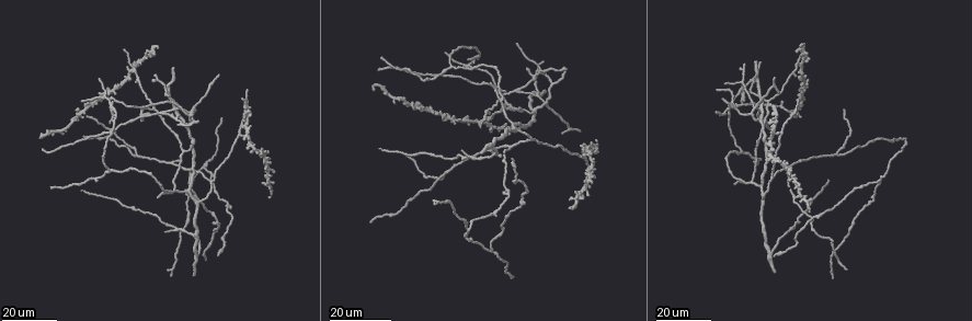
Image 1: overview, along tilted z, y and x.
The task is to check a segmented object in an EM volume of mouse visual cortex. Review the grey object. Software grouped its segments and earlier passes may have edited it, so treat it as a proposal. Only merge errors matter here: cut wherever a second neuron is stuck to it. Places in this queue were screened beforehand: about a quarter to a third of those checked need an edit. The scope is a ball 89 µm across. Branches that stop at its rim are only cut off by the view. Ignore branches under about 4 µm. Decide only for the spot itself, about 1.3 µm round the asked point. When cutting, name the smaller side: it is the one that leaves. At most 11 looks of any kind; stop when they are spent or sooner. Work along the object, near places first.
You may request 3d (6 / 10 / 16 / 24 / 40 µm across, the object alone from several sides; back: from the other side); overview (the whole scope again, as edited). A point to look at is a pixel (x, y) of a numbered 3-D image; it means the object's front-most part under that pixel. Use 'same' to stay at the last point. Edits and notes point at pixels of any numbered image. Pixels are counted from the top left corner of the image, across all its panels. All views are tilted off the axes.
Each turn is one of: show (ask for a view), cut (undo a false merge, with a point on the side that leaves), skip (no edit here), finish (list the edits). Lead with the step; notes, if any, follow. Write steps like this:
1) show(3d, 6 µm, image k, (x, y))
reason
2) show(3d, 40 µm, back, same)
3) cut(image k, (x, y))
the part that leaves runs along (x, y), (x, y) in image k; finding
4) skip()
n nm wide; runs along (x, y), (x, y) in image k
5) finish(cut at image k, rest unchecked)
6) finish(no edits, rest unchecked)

show(3d, 24 µm, image 1, (472, 160))
branch point

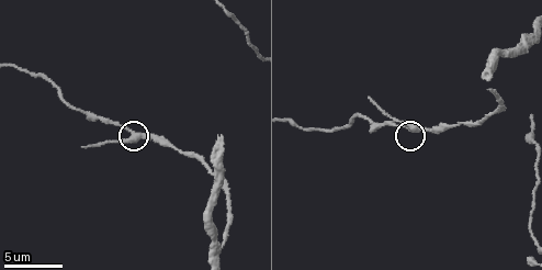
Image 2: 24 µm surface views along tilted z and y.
show(3d, 6 µm, image 2, (134, 132))

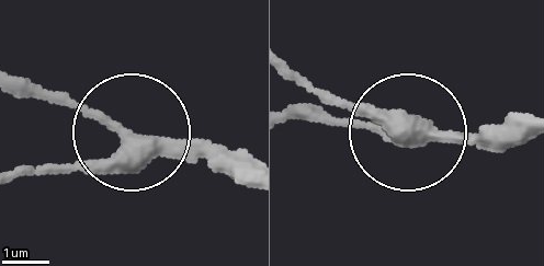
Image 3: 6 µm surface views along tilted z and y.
skip()
360 nm wide; runs along (251, 186), (128, 141), (20, 174) in image 3; continuous, no second neuron

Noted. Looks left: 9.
show(3d, 24 µm, image 1, (547, 103))
branch point

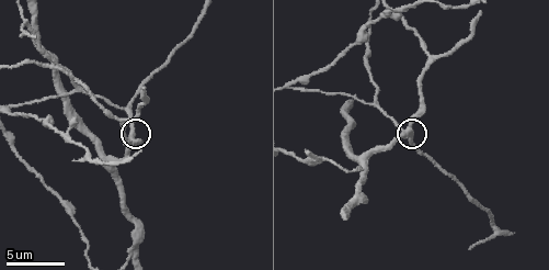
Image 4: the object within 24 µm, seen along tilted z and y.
show(3d, 6 µm, image 4, (130, 135))
closer look

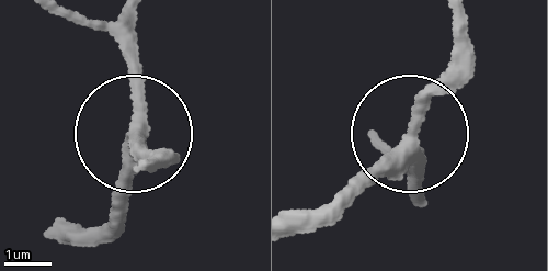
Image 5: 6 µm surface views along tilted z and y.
skip()
runs along (297, 227), (395, 151), (472, 53) in image 5; one neuron here

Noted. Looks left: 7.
show(3d, 24 µm, image 1, (109, 171))
three arms meet

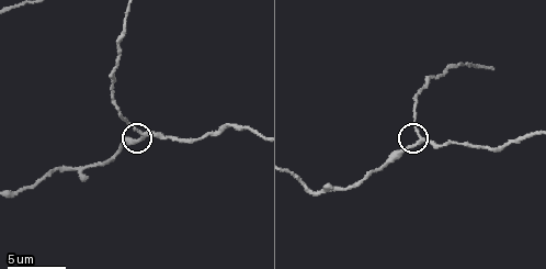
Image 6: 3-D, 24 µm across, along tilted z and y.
show(3d, 6 µm, image 6, (421, 139))

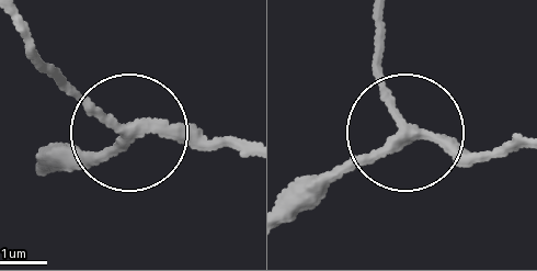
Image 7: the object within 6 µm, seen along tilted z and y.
skip()
3 arms; runs along (517, 148), (454, 155), (398, 133), (294, 212) in image 7; one neuron here

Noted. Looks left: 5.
show(3d, 10 µm, image 4, (376, 103))
three arms meet

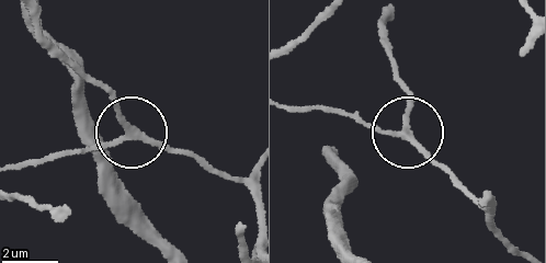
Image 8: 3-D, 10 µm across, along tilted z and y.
show(3d, 10 µm, back, image 8, (127, 133))

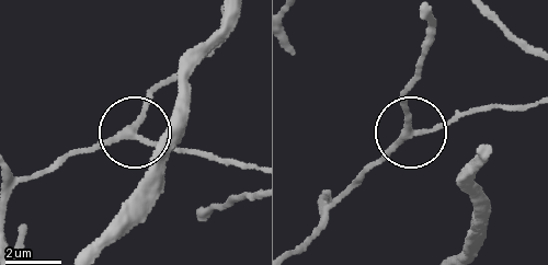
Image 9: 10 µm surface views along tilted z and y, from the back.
skip()
3 arms; runs along (20, 182), (124, 138), (163, 84) in image 9; continuous, no second neuron

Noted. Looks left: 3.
show(3d, 24 µm, image 1, (467, 65))
four-way junction

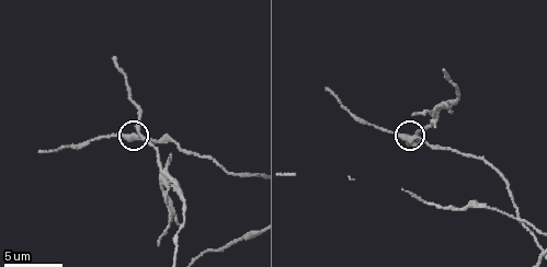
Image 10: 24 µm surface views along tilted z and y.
show(3d, 10 µm, image 10, (139, 134))
closer look

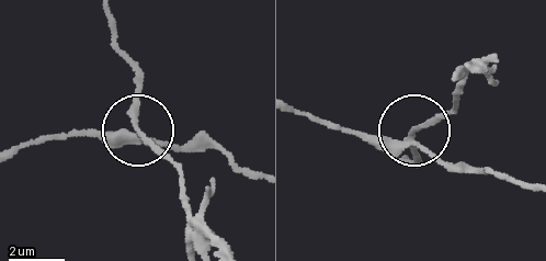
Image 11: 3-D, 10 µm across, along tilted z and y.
skip()
4 arms; runs along (257, 180), (201, 143), (60, 133) in image 11; all the same neuron

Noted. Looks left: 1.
finish(no edits, rest unchecked)

